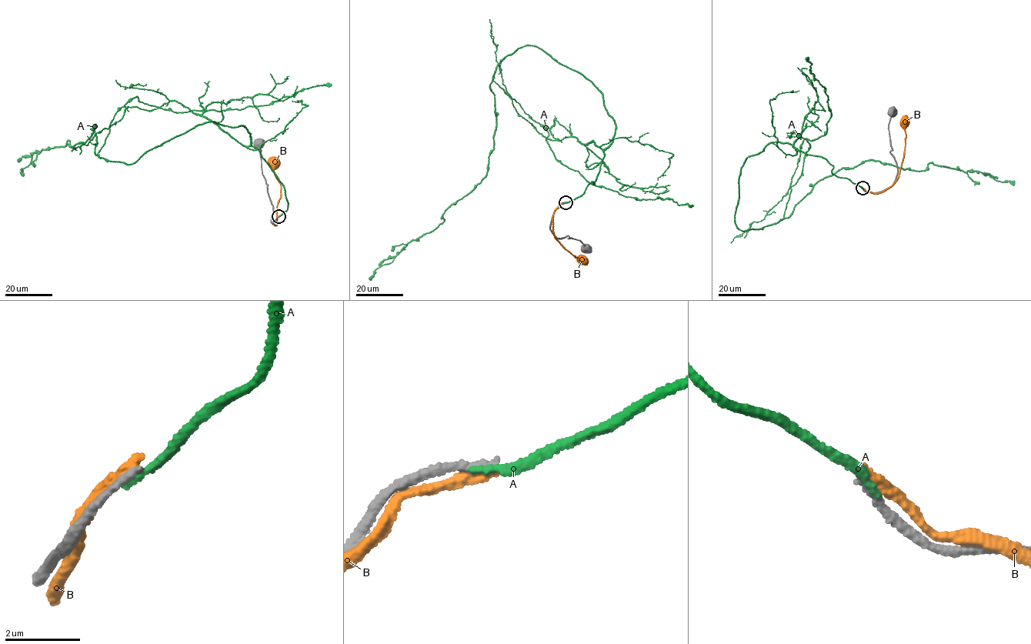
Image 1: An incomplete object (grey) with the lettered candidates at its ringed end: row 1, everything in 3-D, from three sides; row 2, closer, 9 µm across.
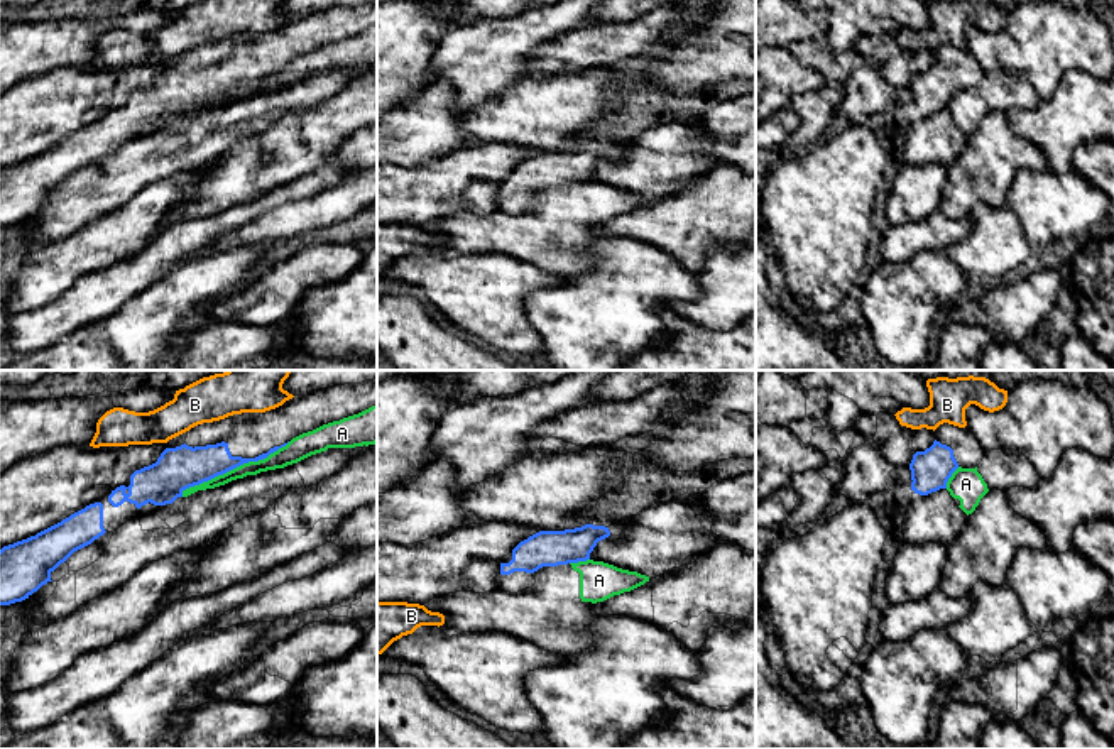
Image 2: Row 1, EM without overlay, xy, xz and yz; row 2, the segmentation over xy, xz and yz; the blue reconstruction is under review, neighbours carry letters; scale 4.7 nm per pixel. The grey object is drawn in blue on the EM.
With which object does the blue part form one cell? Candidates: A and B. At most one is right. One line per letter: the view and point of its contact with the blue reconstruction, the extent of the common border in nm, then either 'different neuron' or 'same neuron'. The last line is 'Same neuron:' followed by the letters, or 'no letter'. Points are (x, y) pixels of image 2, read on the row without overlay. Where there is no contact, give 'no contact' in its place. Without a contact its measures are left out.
A: xy (234, 88) | 600 nm | different neuron
B: no contact | different neuron
Same neuron: no letter

